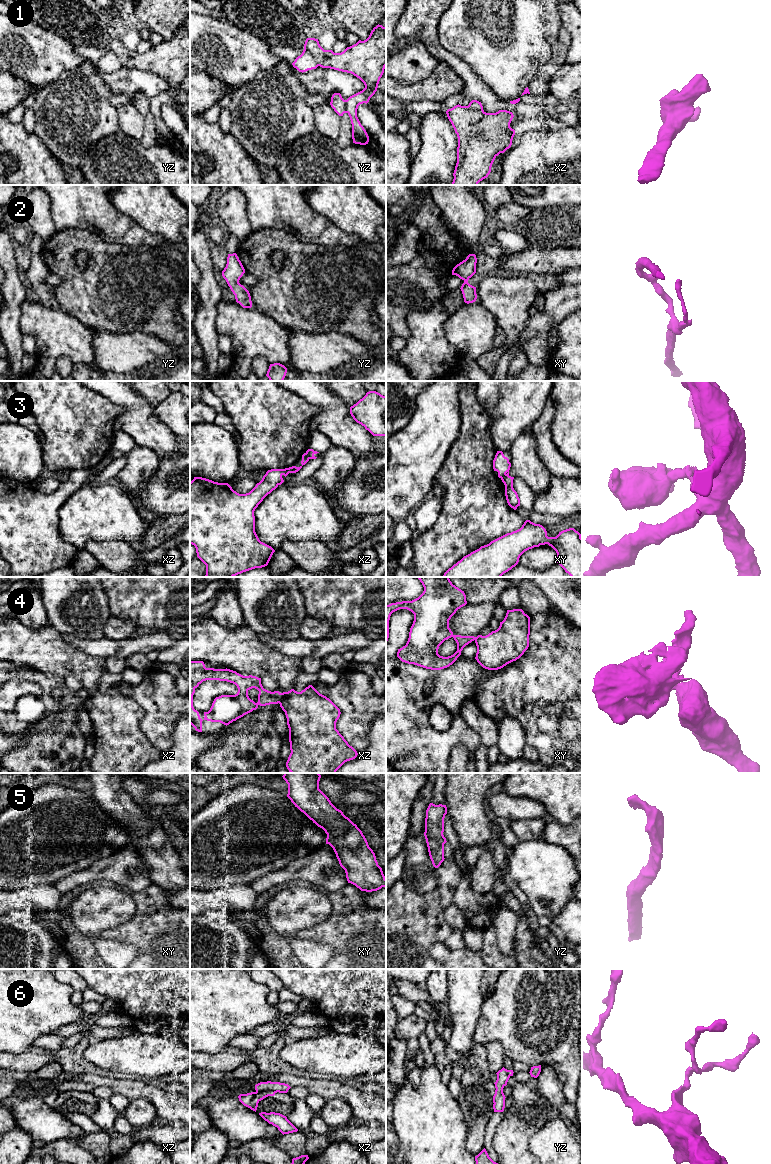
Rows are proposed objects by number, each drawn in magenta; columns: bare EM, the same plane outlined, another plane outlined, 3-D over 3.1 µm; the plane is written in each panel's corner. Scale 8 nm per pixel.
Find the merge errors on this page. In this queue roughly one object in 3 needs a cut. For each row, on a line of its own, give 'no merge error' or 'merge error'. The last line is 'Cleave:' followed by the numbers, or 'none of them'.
1: no merge error
2: no merge error
3: merge error
4: merge error
5: no merge error
6: merge error
Cleave: 3, 4, 6

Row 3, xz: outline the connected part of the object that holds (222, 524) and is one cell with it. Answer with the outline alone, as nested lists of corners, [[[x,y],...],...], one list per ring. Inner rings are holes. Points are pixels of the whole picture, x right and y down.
[[[302,455],[301,466],[271,469],[262,480],[246,494],[239,494],[228,483],[194,477],[190,482],[190,544],[196,548],[197,557],[206,565],[205,577],[234,577],[243,572],[268,565],[275,550],[261,542],[255,532],[254,511],[263,499],[281,485],[289,473],[298,472],[309,461]]]

